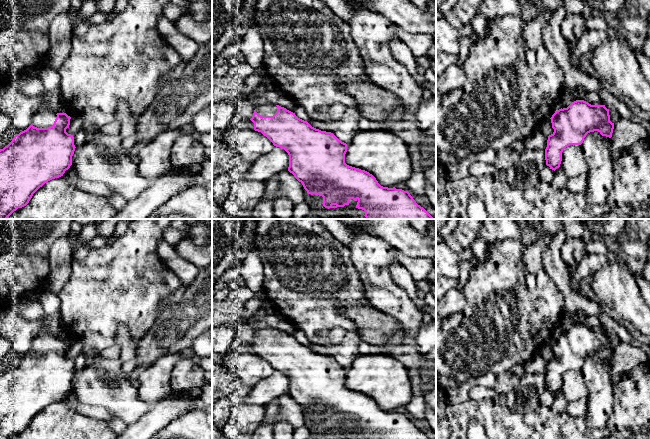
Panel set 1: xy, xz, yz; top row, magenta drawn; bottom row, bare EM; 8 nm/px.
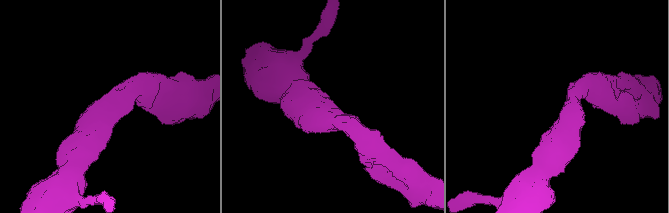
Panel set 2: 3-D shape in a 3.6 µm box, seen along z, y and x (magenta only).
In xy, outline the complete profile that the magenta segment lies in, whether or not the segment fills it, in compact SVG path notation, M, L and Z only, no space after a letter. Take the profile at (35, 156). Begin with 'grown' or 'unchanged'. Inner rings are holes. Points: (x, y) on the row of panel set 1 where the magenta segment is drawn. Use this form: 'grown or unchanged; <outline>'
grown; M43 107L35 113L32 124L16 134L12 141L0 149L0 219L7 219L18 208L26 206L33 194L48 181L63 176L72 165L75 151L74 137L66 132L71 117L66 113L54 113Z

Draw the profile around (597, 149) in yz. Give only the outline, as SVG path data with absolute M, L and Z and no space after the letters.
M590 132L584 138L581 147L587 163L588 186L585 192L590 204L598 205L605 202L612 190L614 161L611 154L611 138L602 136L600 132Z

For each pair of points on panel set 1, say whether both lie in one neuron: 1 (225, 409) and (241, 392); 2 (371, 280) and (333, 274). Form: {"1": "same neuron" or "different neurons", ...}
{"1": "same neuron", "2": "different neurons"}

